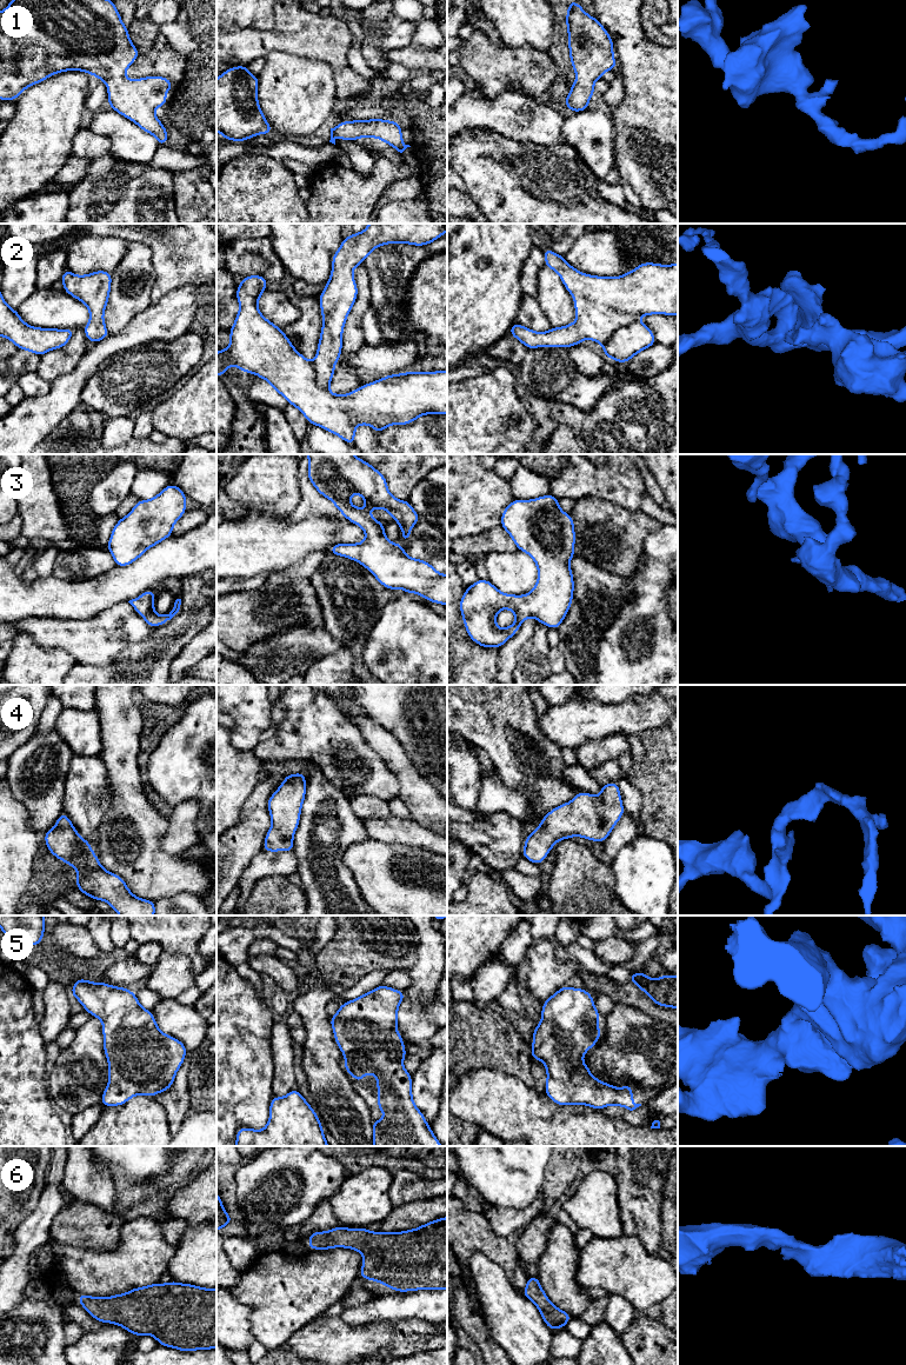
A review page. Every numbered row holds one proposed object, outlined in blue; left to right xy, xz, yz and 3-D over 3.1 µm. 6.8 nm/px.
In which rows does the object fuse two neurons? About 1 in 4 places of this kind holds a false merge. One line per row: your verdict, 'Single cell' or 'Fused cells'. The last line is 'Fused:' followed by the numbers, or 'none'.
1: Single cell
2: Single cell
3: Single cell
4: Single cell
5: Single cell
6: Single cell
Fused: none

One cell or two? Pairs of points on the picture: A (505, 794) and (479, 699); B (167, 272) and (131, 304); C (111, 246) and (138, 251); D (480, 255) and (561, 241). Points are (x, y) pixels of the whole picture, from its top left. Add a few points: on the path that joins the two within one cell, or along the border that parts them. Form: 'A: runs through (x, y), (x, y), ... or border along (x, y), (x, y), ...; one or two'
A: border along (494, 767), (500, 779), (507, 786), (526, 788); two
B: border along (151, 255), (154, 273), (152, 303); two
C: border along (128, 241), (120, 262), (112, 272); two
D: border along (530, 235), (533, 245); two

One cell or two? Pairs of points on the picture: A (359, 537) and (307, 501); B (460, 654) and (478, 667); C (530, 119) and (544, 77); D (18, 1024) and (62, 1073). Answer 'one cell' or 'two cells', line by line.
A: one cell
B: one cell
C: two cells
D: two cells

